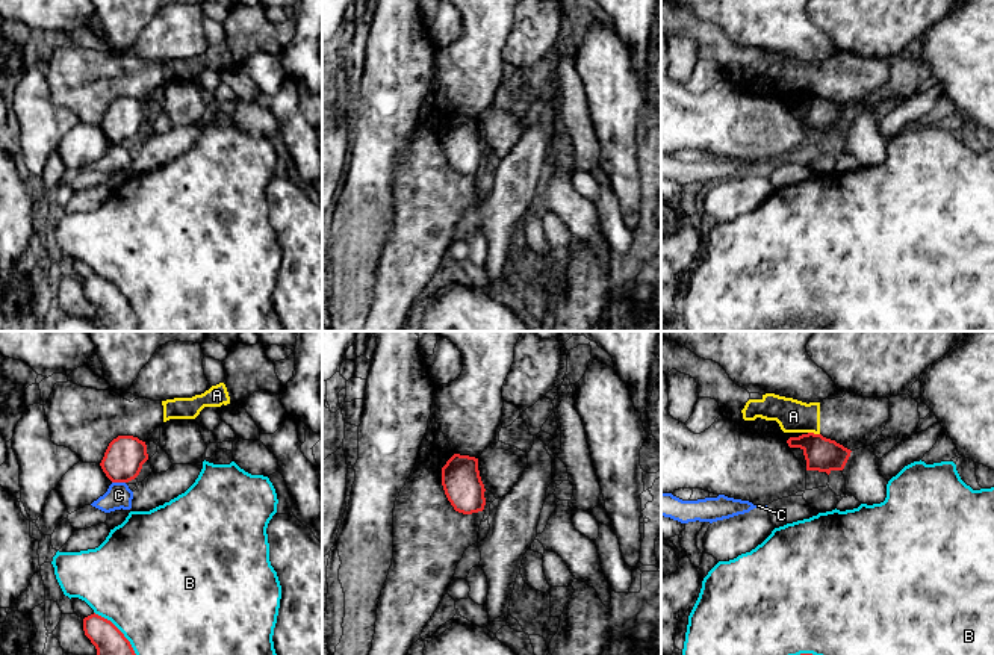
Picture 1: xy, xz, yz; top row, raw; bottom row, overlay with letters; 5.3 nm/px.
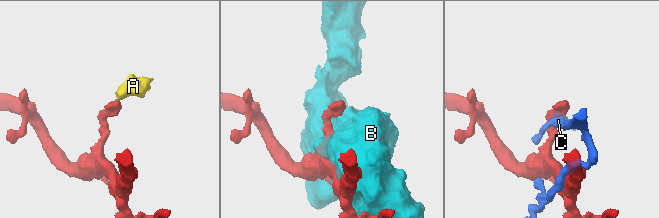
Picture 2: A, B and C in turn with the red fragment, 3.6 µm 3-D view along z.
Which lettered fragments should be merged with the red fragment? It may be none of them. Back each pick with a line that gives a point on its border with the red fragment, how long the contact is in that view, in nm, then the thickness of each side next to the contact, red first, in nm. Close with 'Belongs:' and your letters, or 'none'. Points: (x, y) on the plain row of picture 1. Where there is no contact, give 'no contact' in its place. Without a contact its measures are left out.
Belongs: none

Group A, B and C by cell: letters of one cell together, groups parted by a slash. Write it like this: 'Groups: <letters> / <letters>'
Groups: A / B / C

